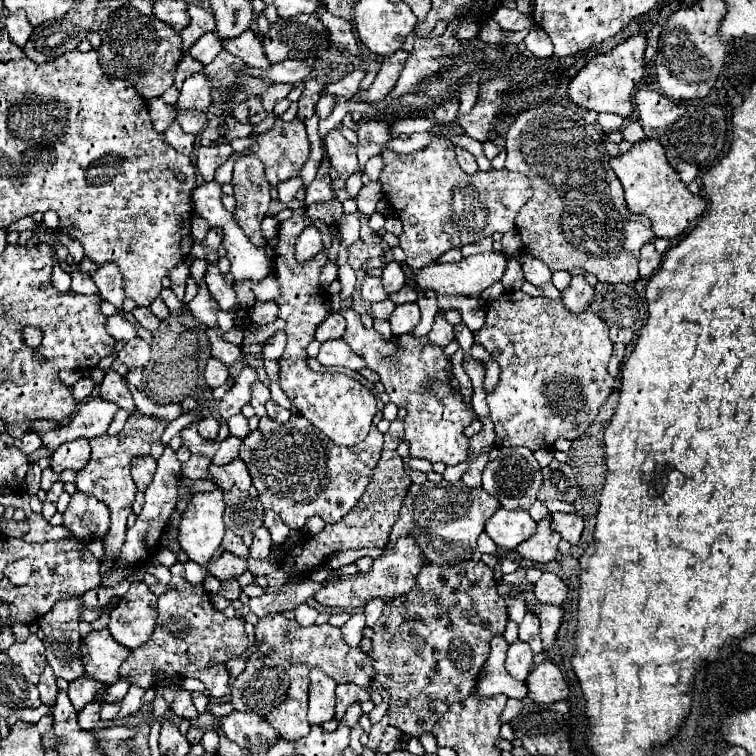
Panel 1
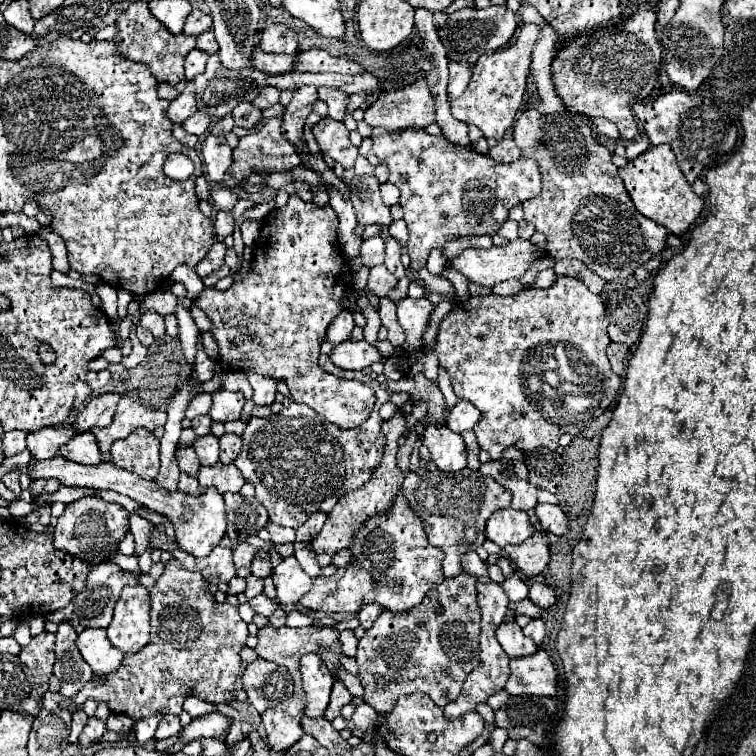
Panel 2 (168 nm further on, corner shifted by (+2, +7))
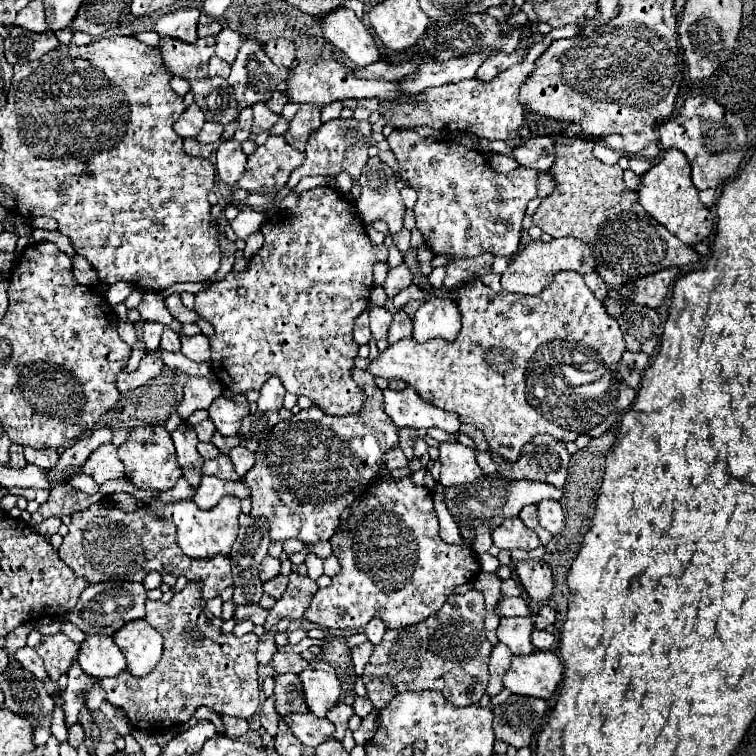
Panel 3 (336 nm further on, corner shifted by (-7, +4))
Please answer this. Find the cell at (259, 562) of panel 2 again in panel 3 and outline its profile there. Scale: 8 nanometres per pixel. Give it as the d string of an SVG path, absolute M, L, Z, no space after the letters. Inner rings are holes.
M278 574L276 578L272 578L272 580L264 582L264 592L268 592L268 594L270 594L270 596L274 596L274 598L280 598L280 596L284 594L286 584L288 584L288 578L286 578L286 576L282 576L282 574Z

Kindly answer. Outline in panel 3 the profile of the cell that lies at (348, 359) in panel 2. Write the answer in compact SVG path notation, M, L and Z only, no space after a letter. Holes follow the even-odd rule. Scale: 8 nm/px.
M558 272L552 282L536 296L526 296L526 294L508 294L508 292L494 292L492 288L488 288L486 284L482 284L478 278L472 280L468 284L466 290L460 292L460 298L458 298L458 308L460 308L460 314L462 314L462 330L458 334L458 338L454 342L448 342L448 340L442 340L442 338L436 338L436 340L430 340L430 342L424 342L424 344L416 344L414 340L402 340L400 344L394 344L390 348L386 348L384 352L378 354L376 360L370 362L368 366L368 372L374 374L374 376L382 376L382 378L402 378L406 384L412 384L420 396L424 396L426 402L434 402L434 406L438 408L444 408L448 412L456 412L460 416L460 420L464 424L470 424L470 426L476 426L484 438L488 440L490 444L490 450L494 454L498 454L502 460L508 460L508 462L516 462L518 460L518 454L522 450L522 446L526 442L530 442L534 436L538 434L550 434L554 436L556 440L564 440L564 442L574 442L580 434L590 434L590 428L588 428L588 420L592 420L592 428L606 428L602 434L594 436L590 440L590 448L598 448L598 450L608 450L614 442L614 436L618 434L618 426L620 426L620 418L622 414L630 408L634 396L636 396L636 390L630 388L628 384L624 384L624 380L620 378L618 374L618 362L626 350L624 346L624 338L622 338L622 332L620 332L620 326L618 320L614 316L608 314L606 306L602 302L598 302L594 298L594 294L590 292L590 288L584 284L582 276L578 272ZM602 396L602 398L600 398ZM556 412L566 412L562 418L556 418ZM548 418L548 420L546 420Z

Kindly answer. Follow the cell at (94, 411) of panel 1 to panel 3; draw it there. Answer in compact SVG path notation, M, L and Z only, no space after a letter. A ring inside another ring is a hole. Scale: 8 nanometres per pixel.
M26 448L24 456L30 464L36 464L38 468L48 468L48 470L54 468L58 462L58 450L56 448L40 448L40 450Z

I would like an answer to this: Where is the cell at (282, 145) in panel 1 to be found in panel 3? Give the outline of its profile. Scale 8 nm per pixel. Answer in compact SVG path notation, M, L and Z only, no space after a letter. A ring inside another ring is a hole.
M268 136L268 140L248 156L246 172L238 186L248 192L272 192L284 188L294 168L300 168L304 154L286 144L284 136Z

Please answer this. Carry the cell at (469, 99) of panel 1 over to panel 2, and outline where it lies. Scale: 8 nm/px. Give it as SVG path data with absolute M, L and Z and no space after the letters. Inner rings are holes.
M487 7L487 9L459 9L455 13L437 13L435 15L435 27L439 33L441 43L447 49L447 55L451 61L477 61L483 53L491 53L501 49L511 35L515 33L517 21L515 13L507 7Z

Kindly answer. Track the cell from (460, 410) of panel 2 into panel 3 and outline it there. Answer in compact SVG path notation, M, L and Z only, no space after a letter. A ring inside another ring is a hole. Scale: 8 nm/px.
M406 386L402 392L394 392L390 388L384 390L384 410L394 420L396 426L406 428L430 428L438 426L446 432L458 432L460 418L454 412L440 410L426 400L412 388Z

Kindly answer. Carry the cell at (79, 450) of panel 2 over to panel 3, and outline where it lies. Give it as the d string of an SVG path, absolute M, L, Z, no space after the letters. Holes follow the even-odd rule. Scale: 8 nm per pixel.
M102 444L98 450L94 450L84 462L82 472L92 476L98 484L112 480L112 478L124 478L124 464L120 462L116 454L116 446Z

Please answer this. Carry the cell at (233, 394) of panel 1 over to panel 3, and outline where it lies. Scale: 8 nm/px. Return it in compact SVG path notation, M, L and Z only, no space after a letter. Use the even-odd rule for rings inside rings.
M220 396L212 402L212 406L208 408L208 414L214 420L220 434L234 436L240 430L240 422L244 420L244 416L248 416L248 404L246 402L238 404Z

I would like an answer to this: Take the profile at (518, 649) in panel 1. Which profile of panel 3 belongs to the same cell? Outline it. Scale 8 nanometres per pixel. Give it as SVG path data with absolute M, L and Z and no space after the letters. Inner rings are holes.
M514 616L514 618L504 618L500 620L500 626L498 626L498 640L502 644L506 644L512 654L532 654L536 652L532 640L530 640L530 634L534 630L534 624L530 618L520 618L520 616Z

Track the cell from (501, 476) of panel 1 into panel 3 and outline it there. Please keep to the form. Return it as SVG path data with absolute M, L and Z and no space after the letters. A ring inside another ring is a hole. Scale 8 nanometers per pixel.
M536 504L524 506L524 508L520 510L520 518L522 518L522 522L524 522L528 528L536 528L536 526L538 526L538 506L536 506Z

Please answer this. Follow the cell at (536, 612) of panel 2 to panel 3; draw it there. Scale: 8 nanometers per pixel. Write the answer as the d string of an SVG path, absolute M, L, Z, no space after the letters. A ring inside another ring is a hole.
M504 598L500 604L504 616L530 616L530 606L528 602L520 598Z

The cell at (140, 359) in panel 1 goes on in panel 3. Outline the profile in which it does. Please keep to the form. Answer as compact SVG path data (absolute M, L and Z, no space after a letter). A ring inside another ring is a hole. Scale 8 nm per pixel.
M144 322L144 344L148 350L158 350L160 348L160 336L164 326L158 322Z

